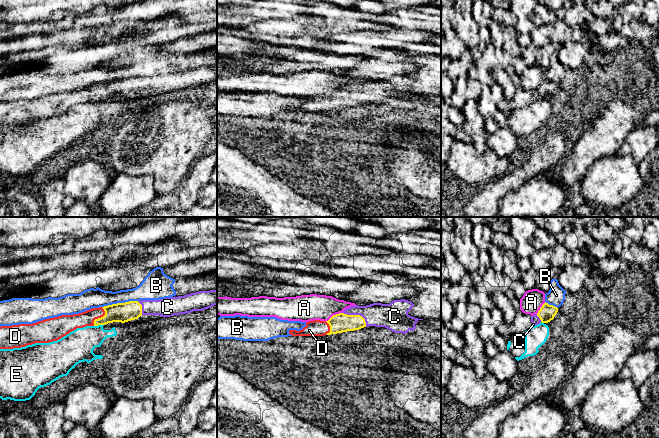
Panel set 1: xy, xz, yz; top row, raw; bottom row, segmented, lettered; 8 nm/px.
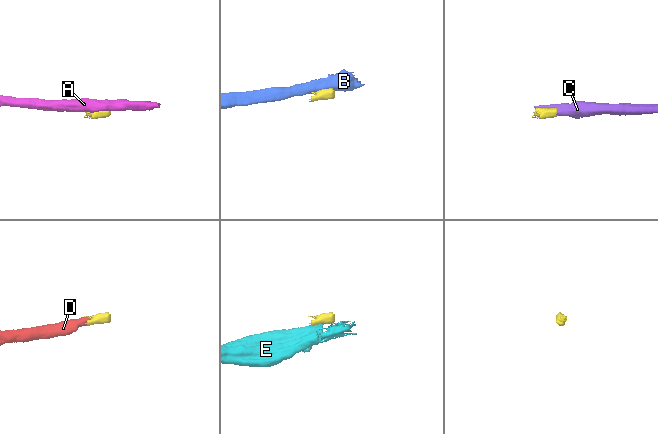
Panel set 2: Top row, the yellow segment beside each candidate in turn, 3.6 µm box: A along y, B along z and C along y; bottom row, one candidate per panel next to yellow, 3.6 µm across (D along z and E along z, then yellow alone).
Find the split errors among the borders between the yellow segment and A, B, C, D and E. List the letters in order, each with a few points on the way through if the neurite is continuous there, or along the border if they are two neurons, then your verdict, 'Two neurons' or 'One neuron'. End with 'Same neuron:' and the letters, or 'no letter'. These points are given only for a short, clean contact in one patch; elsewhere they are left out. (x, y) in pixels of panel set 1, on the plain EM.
A: Boundary: xz (341, 88), (332, 91), (326, 97). Two neurons
B: Boundary: xy (137, 76), (117, 78), (102, 83). Two neurons
C: Path across: xz (341, 98), (357, 91), (377, 90). One neuron
D: Path across: xy (121, 88), (110, 89), (101, 93), (90, 93), (71, 98). One neuron
E: Boundary: xy (103, 100), (94, 102). Two neurons
Same neuron: C, D

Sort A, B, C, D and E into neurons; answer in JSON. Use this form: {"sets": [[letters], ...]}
{"sets": [["A"], ["B"], ["C", "D"], ["E"]]}

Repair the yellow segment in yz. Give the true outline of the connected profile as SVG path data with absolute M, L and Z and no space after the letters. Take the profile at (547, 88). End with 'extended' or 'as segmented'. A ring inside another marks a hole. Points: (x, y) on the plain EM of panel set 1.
M544 79L537 90L531 92L532 101L538 101L542 99L548 99L554 95L554 92L557 90L558 84Z; extended

